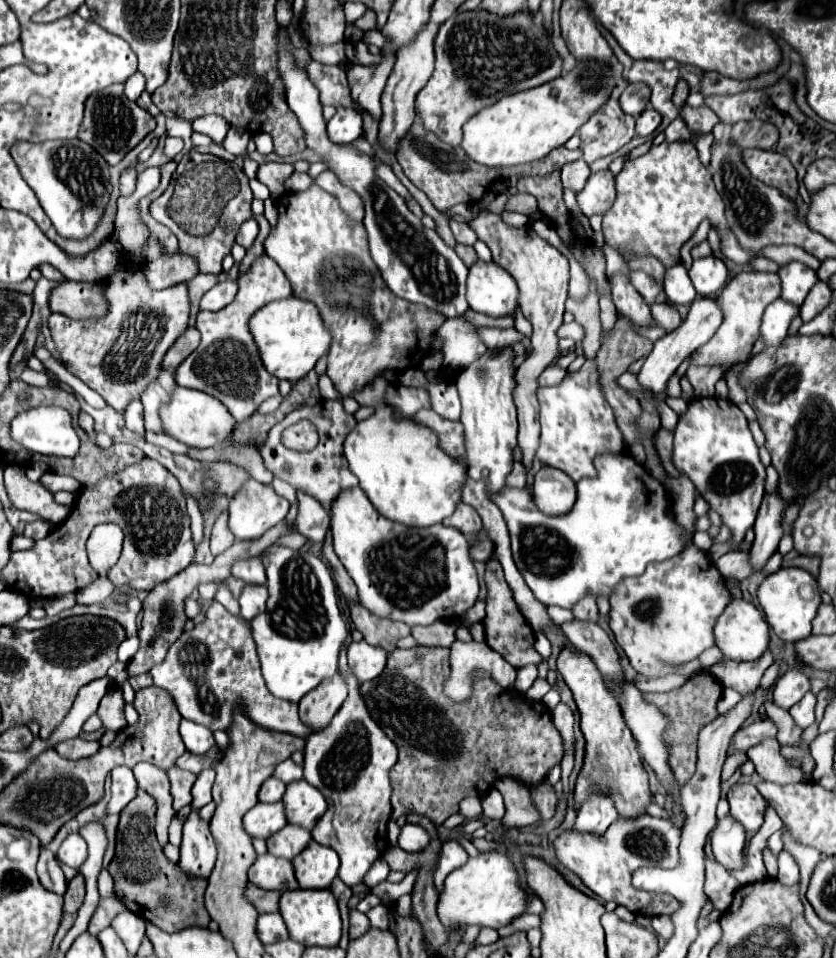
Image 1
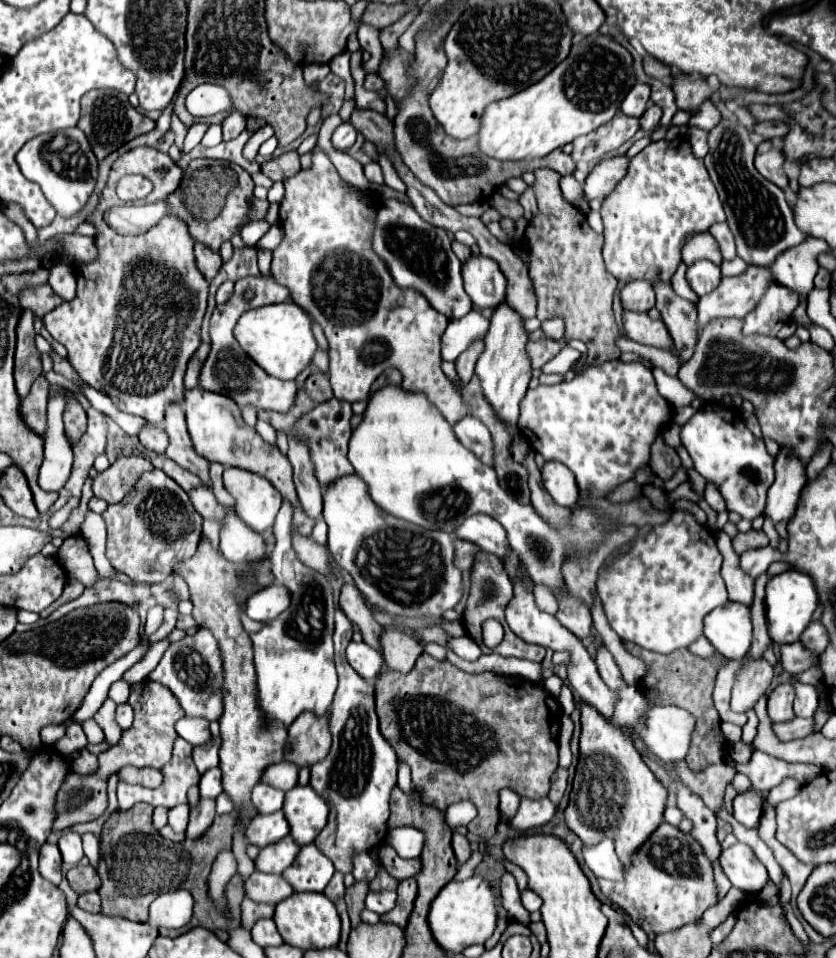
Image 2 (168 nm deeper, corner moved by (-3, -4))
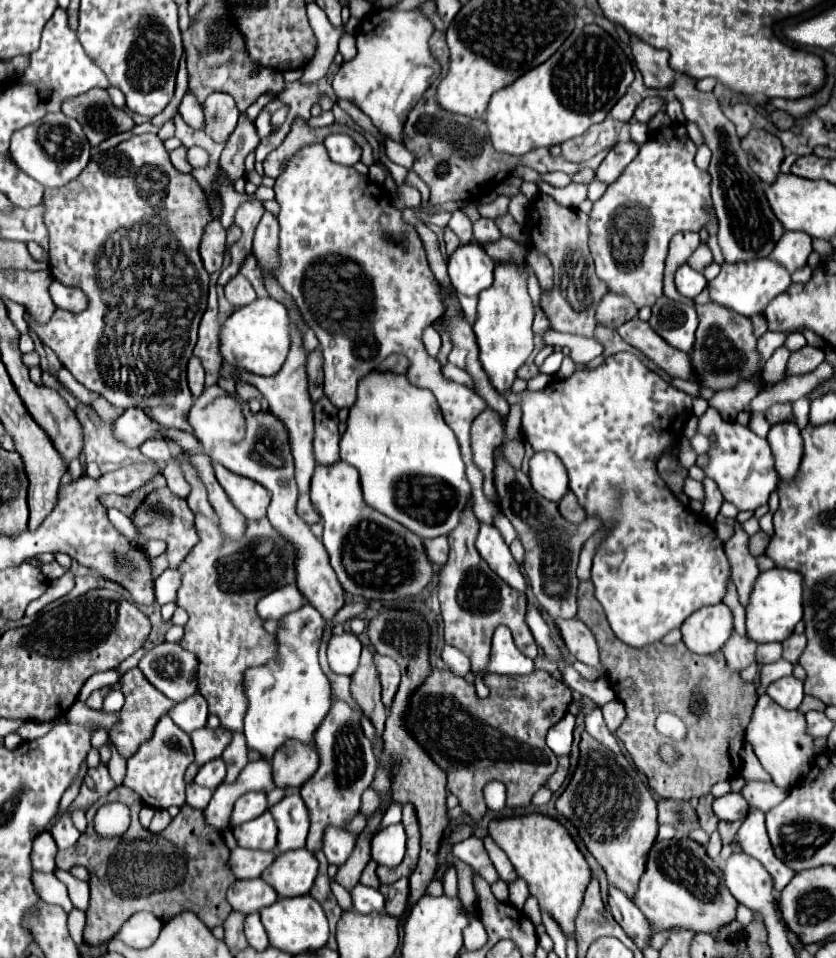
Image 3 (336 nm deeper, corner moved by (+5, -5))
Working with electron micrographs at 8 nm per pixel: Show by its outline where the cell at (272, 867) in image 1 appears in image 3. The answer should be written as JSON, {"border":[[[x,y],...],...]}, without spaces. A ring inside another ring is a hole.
{"border":[[[250,878],[250,880],[236,880],[228,888],[228,902],[234,910],[252,914],[258,912],[264,906],[270,906],[278,900],[276,890],[264,882],[262,878]]]}

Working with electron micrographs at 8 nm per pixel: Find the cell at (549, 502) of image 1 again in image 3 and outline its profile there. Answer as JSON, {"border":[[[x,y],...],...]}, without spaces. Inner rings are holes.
{"border":[[[536,452],[532,456],[530,482],[540,496],[552,502],[560,502],[560,498],[568,492],[568,476],[564,464],[552,452]]]}

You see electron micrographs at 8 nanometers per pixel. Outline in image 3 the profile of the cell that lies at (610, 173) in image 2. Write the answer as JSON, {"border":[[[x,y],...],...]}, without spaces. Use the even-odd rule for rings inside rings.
{"border":[[[632,140],[628,142],[618,142],[602,160],[602,164],[596,170],[596,180],[604,182],[604,184],[612,184],[622,170],[636,158],[638,154],[638,144],[634,144]]]}

